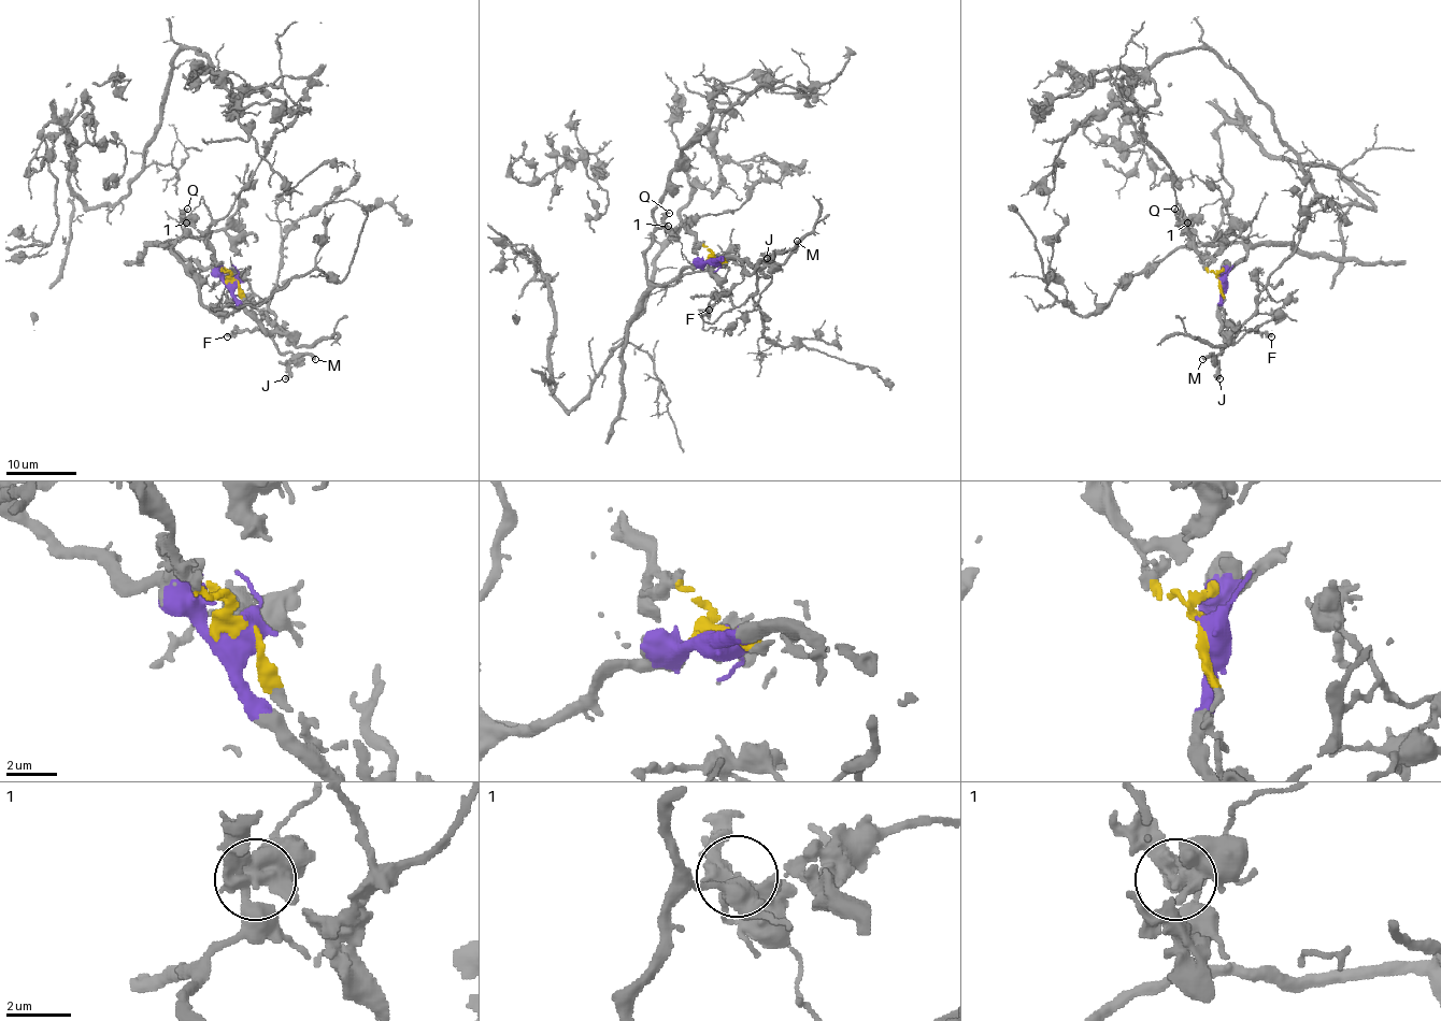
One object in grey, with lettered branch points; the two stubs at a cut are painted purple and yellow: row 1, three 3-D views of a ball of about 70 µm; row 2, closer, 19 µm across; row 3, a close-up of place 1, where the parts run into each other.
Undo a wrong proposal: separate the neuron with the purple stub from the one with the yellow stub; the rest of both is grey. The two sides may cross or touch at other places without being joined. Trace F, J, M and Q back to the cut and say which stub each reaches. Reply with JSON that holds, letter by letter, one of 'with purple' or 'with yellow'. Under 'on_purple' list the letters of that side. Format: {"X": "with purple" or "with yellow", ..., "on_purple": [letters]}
{"F": "with yellow", "J": "with yellow", "M": "with yellow", "Q": "with yellow", "on_purple": []}

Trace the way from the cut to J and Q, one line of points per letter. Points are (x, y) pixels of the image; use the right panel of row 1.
J: (1220, 282), (1224, 315), (1235, 339), (1220, 353), (1216, 363), (1220, 378)
Q: (1220, 282), (1208, 271), (1188, 234), (1189, 226), (1174, 207)

